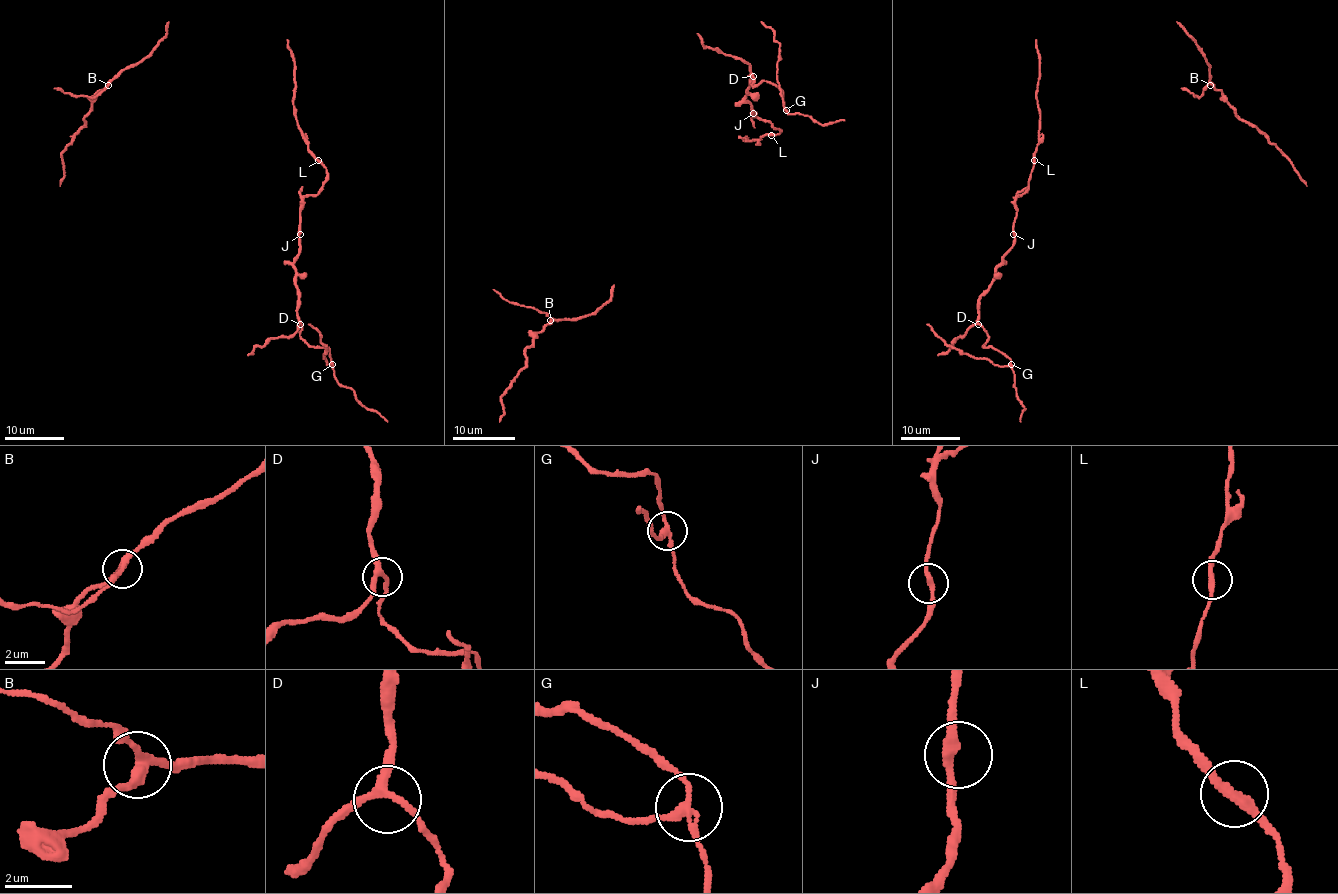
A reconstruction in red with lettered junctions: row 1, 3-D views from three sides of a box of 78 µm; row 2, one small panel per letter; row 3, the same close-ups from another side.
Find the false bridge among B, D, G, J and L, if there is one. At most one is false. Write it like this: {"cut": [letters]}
{"cut": ["G"]}

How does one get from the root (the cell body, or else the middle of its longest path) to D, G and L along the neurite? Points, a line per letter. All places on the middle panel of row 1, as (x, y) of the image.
D: (746, 138), (748, 141), (759, 139), (781, 130), (751, 114), (751, 105), (745, 97), (749, 76), (753, 76)
G: (746, 138), (781, 130), (751, 114), (745, 99), (749, 76), (753, 86), (774, 83), (785, 110)
L: (746, 138), (751, 141), (771, 135)

